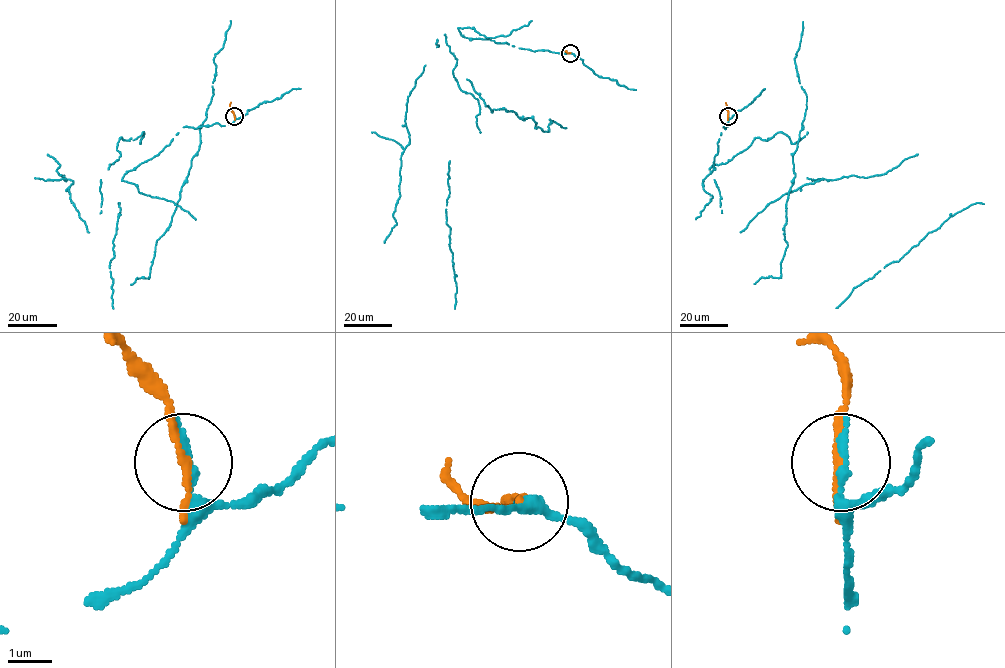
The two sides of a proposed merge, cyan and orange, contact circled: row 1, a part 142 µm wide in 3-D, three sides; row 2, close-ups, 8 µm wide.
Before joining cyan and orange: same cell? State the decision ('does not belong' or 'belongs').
belongs

